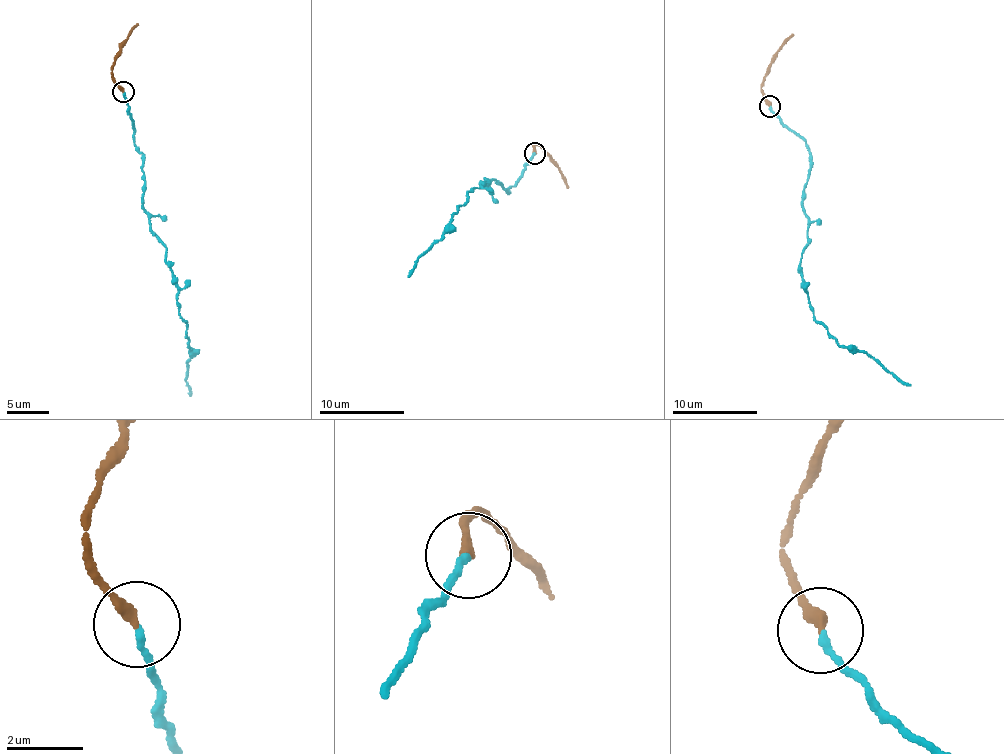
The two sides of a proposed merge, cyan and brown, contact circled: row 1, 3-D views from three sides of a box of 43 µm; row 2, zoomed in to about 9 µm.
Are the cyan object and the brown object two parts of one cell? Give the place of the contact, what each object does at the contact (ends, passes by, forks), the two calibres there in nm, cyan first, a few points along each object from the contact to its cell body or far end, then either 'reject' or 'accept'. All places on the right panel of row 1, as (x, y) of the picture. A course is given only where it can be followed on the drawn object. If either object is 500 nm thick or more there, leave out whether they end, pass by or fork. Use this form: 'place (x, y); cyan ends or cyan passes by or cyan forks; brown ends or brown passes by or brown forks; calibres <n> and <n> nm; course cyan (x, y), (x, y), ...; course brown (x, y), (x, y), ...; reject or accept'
place (769, 106); cyan ends; brown ends; calibres 160 and 280 nm; course cyan (771, 105), (810, 152), (802, 211), (810, 243), (800, 271), (814, 317), (838, 344), (863, 350), (911, 386); course brown (769, 105), (760, 84), (771, 62), (793, 34); accept

